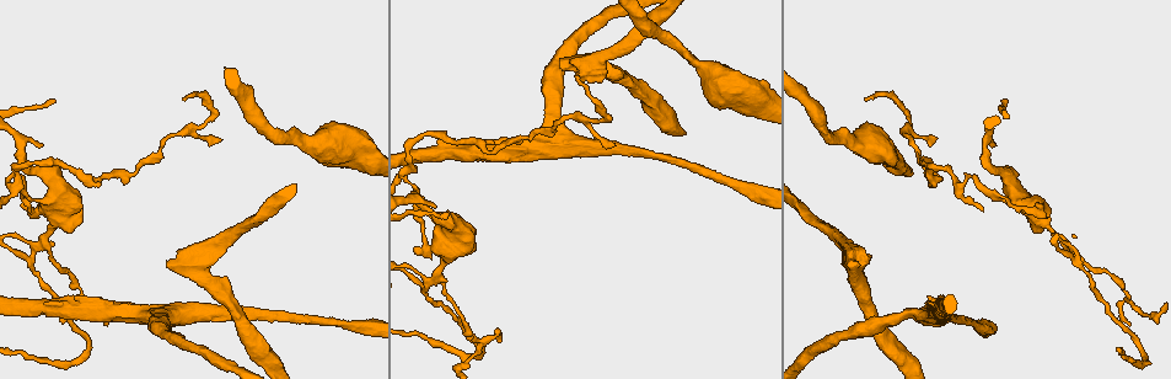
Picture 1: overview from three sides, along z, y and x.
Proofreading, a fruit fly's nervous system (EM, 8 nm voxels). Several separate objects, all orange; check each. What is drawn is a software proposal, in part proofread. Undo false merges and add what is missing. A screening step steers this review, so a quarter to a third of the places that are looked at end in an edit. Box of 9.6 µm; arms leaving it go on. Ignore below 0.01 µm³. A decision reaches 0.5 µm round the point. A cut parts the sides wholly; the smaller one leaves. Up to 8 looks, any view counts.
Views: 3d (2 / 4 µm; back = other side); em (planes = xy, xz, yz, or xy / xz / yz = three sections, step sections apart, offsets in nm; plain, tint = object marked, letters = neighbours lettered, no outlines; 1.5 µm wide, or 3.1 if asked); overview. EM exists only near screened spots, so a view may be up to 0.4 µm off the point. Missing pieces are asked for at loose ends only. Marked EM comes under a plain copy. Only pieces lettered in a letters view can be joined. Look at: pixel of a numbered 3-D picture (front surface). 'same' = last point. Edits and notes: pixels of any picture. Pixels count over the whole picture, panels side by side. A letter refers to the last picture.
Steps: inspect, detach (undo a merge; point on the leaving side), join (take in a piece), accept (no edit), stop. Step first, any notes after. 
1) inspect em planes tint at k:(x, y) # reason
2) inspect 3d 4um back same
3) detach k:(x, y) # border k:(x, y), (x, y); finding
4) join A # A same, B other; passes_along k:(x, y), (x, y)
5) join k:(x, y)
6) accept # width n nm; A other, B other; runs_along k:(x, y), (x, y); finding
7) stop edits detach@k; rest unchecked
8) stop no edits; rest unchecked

inspect em xz step 4 letters at 1:(575, 75) # an open end

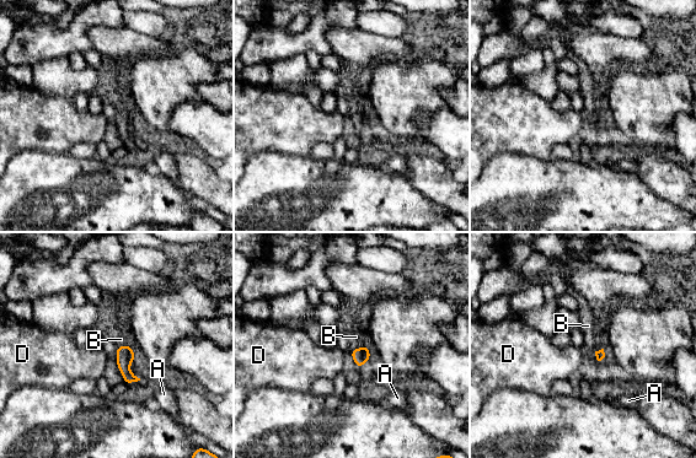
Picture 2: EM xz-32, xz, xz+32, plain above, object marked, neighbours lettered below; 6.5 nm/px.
inspect em planes letters same # cut it another way

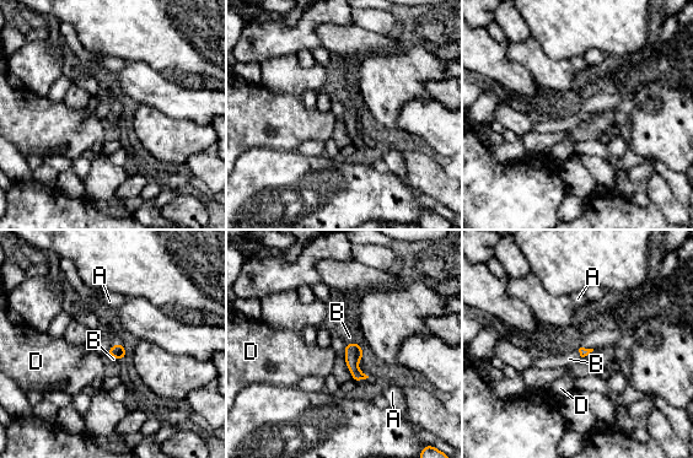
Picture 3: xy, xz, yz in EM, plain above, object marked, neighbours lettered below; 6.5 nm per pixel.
join B # A other, B same, D other; passes_along 3:(353, 351), (350, 344), (349, 337); it goes on there

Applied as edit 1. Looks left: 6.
inspect overview # redraw

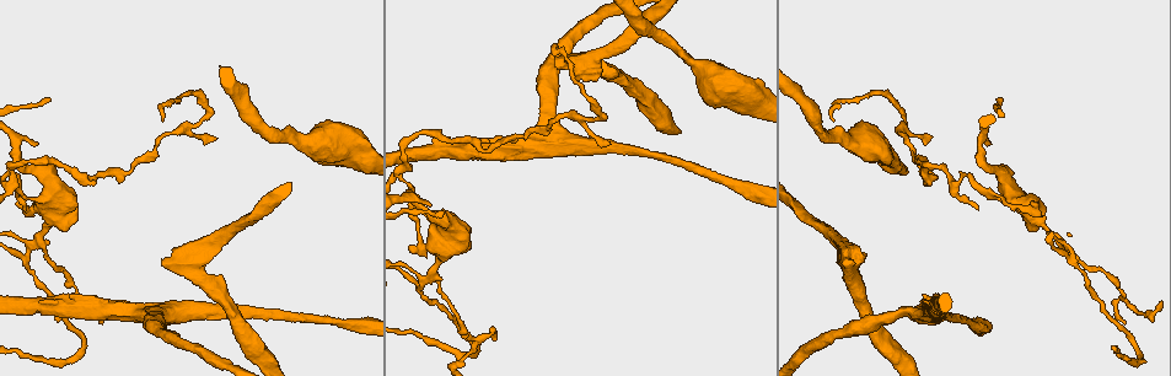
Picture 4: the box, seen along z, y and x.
inspect em xz step 4 letters at 4:(560, 68) # free end

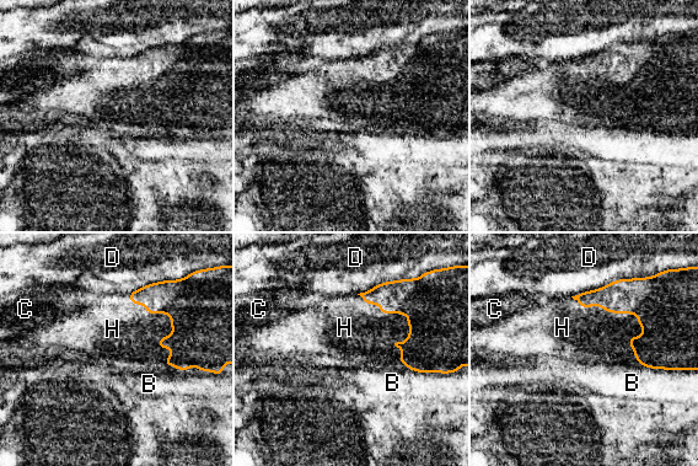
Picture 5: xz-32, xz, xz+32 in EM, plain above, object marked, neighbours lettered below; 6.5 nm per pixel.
join H # B other, C other, D other, H same; passes_along 5:(672, 309), (634, 312), (603, 335); it goes on there

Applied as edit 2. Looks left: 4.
inspect overview

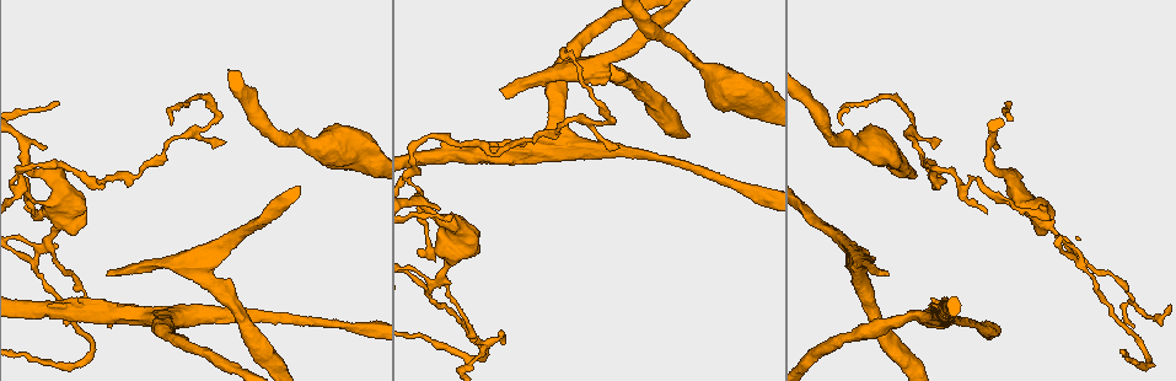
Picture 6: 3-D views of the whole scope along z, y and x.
inspect em xy step 8 tint at 6:(715, 74) # thick turns thin

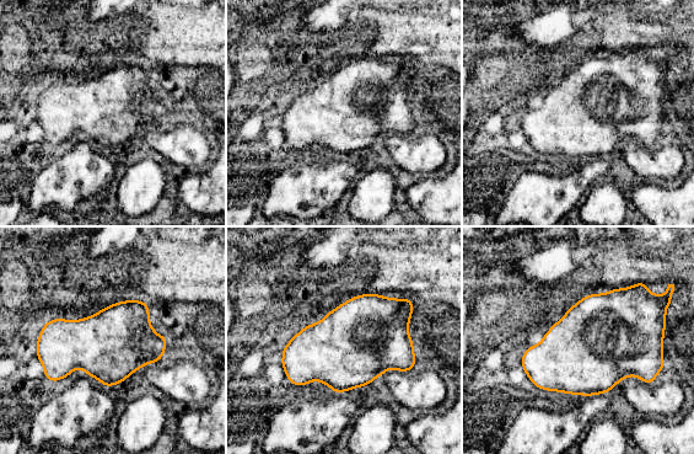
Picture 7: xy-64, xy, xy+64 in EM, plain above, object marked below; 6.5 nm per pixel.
inspect em planes letters same # another direction

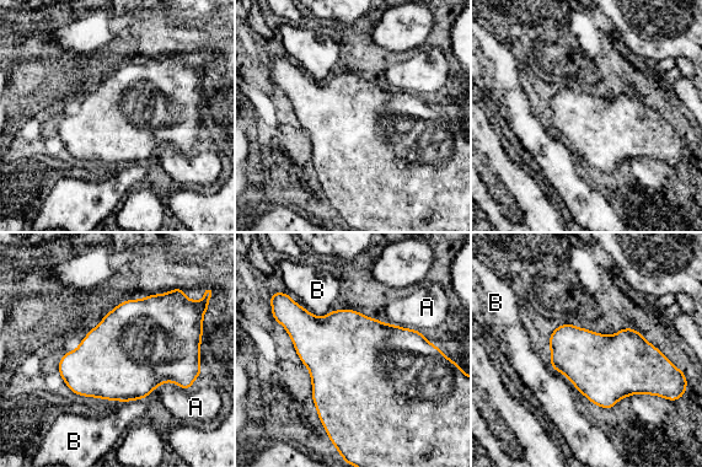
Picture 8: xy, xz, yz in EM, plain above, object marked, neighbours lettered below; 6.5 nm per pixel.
accept # longest_contact A 200 nm; A other, B other; border 8:(331, 310), (320, 317), (309, 312); continuous, no second neuron

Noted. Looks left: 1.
stop edits join@3, join@5; rest unchecked

